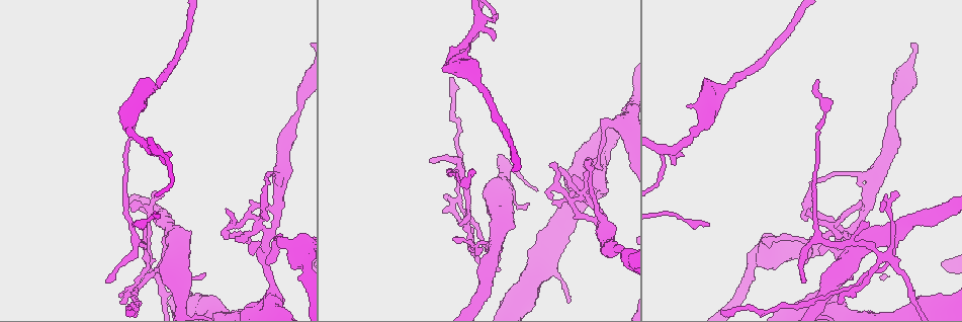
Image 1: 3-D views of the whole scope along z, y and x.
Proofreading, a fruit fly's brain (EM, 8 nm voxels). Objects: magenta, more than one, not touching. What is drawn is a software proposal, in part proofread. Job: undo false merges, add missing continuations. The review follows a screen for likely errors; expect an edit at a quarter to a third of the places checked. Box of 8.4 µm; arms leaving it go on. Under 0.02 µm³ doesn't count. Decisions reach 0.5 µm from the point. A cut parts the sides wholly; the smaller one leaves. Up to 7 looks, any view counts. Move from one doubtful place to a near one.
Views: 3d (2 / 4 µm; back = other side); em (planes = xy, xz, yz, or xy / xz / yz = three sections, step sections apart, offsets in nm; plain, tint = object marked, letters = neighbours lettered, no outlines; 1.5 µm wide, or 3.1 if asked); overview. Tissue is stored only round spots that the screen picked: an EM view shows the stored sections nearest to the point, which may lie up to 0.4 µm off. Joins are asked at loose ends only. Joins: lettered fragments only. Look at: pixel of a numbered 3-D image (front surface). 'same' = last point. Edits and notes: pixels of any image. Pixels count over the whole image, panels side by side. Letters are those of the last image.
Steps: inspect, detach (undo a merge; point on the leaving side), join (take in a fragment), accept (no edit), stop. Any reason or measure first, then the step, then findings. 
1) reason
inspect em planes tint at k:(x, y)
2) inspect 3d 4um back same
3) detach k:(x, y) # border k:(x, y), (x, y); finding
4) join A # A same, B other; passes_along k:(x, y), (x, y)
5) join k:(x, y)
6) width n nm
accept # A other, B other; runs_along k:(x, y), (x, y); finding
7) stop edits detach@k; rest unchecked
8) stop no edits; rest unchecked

closes a loop
inspect em planes tint at 1:(809, 189)

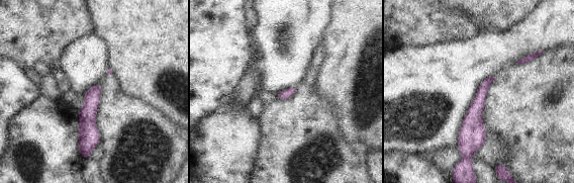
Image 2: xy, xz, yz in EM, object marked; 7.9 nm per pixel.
inspect em planes letters same

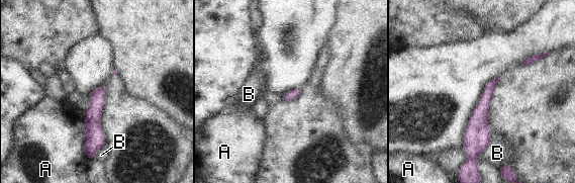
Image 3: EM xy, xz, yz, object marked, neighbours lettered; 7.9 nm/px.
longest_contact A 380 nm
accept # A other, B other; one neuron here

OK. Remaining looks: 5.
branch stops here
inspect em planes letters at 1:(682, 155)

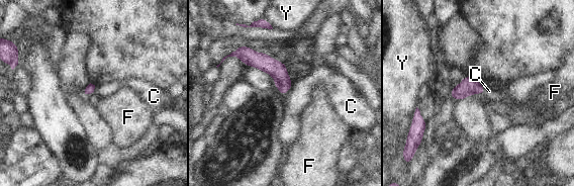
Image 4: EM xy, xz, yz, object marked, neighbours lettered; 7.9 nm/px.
accept # C other, F other, Y other; border 4:(293, 82), (290, 89), (283, 96); none of them fits

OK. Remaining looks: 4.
thick turns thin
inspect em yz step 4 letters at 1:(769, 242)

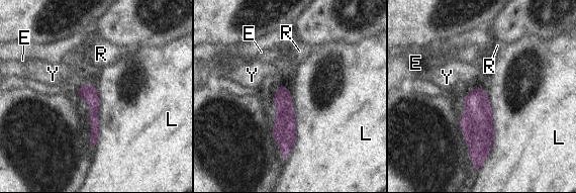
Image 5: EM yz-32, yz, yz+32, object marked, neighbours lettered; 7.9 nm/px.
detach 5:(281, 87) # E other, L other, R other, Y other; border 5:(288, 90), (278, 90), (276, 92); two neurons meet here

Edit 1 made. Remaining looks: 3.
stop edits detach@5; rest unchecked

